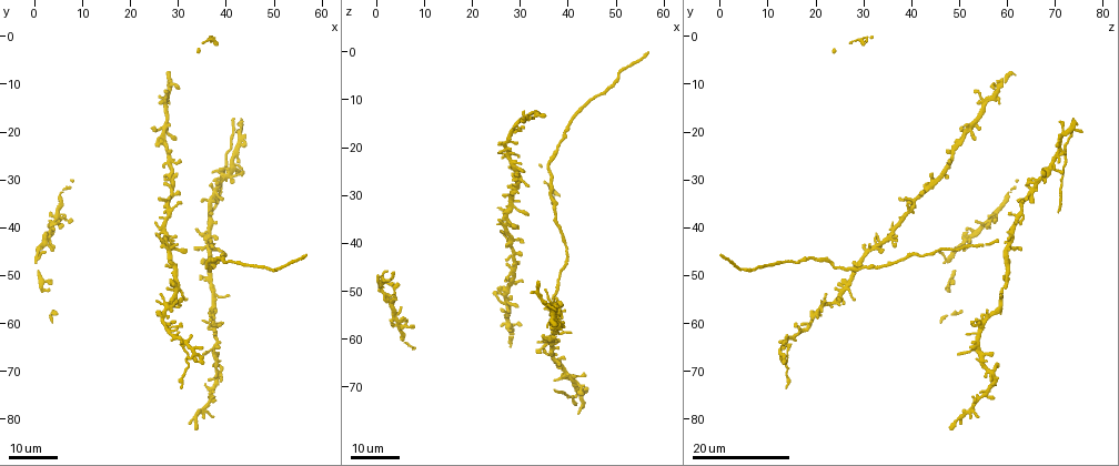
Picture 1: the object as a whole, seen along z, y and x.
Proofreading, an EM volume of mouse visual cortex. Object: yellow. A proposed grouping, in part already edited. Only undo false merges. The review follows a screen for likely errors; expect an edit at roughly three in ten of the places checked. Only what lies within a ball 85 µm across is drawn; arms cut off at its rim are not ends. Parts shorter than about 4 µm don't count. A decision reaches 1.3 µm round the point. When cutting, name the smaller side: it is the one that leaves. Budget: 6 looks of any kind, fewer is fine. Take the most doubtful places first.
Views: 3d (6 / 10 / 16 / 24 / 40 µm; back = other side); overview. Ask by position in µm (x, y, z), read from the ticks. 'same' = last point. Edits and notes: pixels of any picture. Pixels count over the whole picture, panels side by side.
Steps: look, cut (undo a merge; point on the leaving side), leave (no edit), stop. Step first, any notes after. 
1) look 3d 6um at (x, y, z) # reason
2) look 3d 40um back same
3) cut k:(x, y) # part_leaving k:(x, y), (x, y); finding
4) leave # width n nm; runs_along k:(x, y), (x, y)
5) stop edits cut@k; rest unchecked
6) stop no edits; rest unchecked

look 3d 16um at (41.0, 23.5, 71.5) # three-way junction

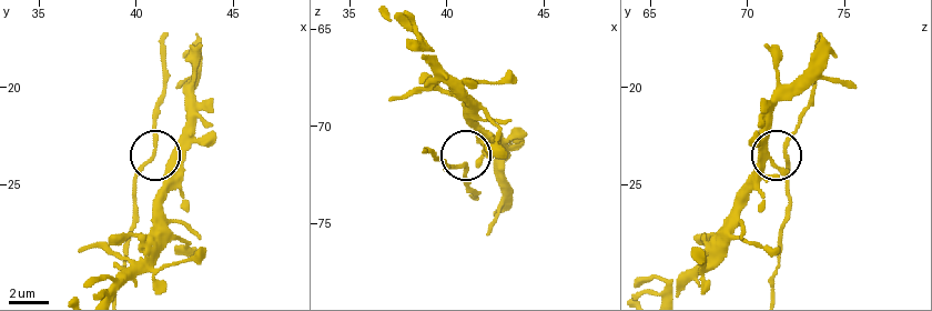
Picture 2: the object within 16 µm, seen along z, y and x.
look 3d 6um at (40.6, 23.7, 72.0) # zoom in

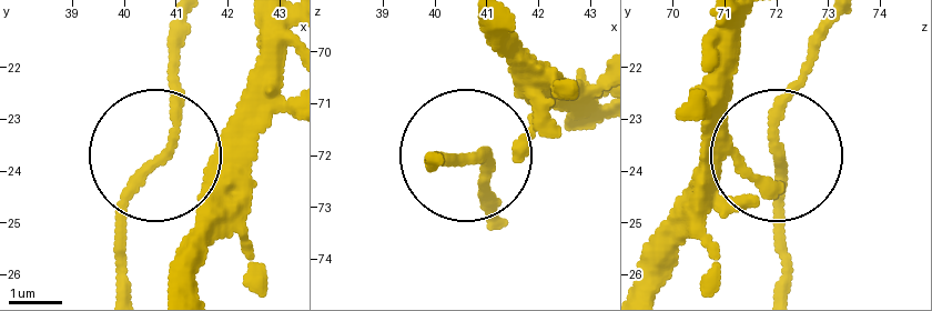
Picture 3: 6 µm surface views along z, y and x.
look 3d 6um back at (40.75, 23.70, 72.10)

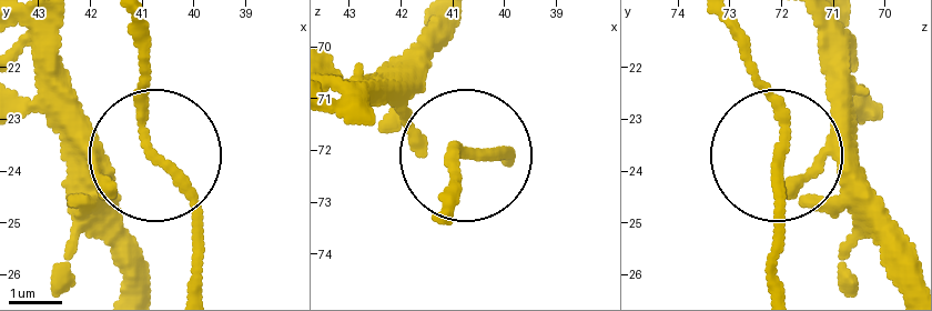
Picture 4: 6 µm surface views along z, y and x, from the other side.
leave # runs_along 4:(904, 273), (798, 193), (780, 101), (731, 21); one neuron here

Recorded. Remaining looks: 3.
look 3d 16um at (32.0, 64.0, 13.0) # looks like a crossing

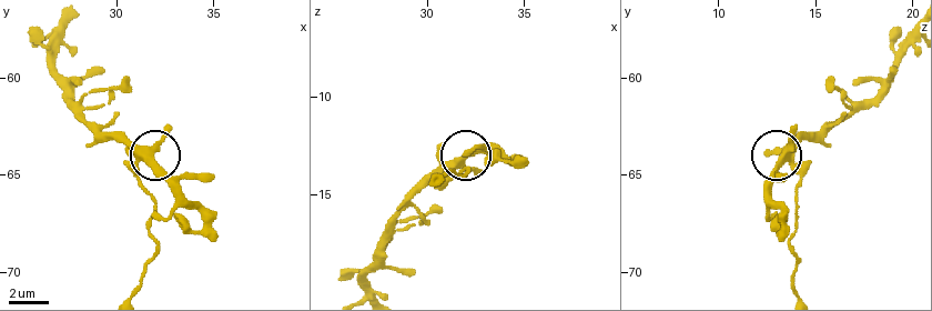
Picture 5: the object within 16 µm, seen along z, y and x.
look 3d 6um at (31.6, 64.1, 13.5) # closer look

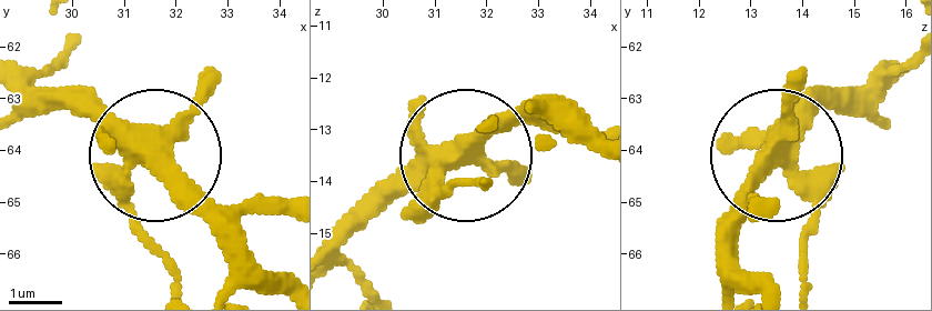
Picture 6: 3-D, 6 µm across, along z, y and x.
leave # arms 5; runs_along 6:(341, 251), (535, 97); all the same neuron

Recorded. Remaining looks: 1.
stop no edits; rest unchecked

